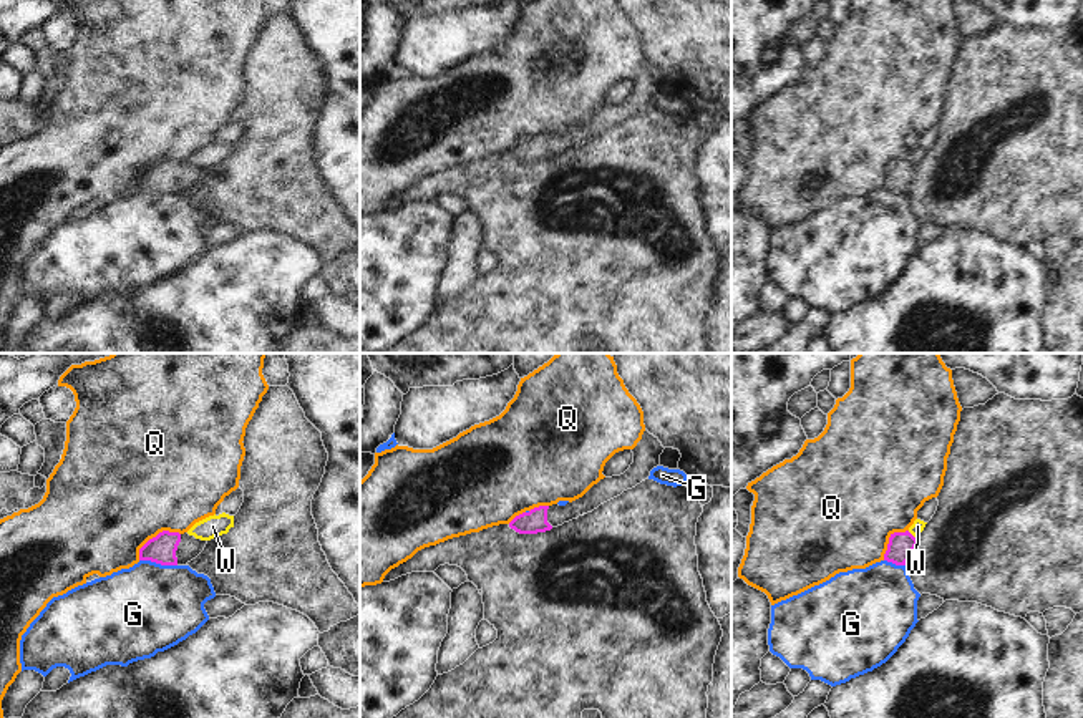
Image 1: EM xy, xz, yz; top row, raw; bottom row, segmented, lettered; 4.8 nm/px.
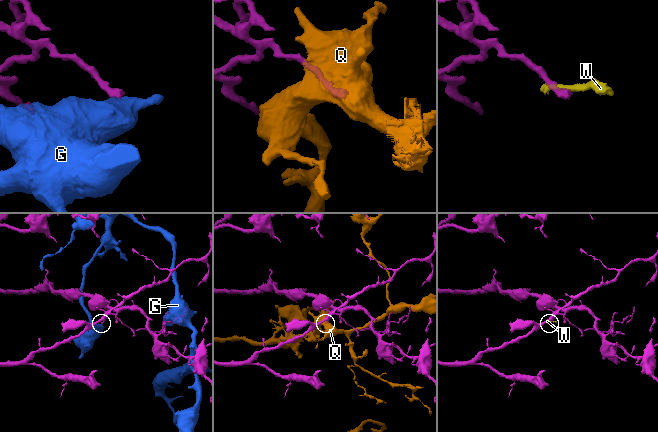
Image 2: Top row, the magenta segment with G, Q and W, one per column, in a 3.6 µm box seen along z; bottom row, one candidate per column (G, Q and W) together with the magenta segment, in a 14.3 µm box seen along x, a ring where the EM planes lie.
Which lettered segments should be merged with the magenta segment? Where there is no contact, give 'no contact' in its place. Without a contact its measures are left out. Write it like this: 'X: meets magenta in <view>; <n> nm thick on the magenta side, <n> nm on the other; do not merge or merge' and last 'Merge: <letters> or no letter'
G: meets magenta in xy; 140 nm thick on the magenta side, 440 nm on the other; do not merge
Q: meets magenta in xy; 140 nm thick on the magenta side, 480 nm on the other; do not merge
W: meets magenta in yz; 130 nm thick on the magenta side, 60 nm on the other; do not merge
Merge: no letter

